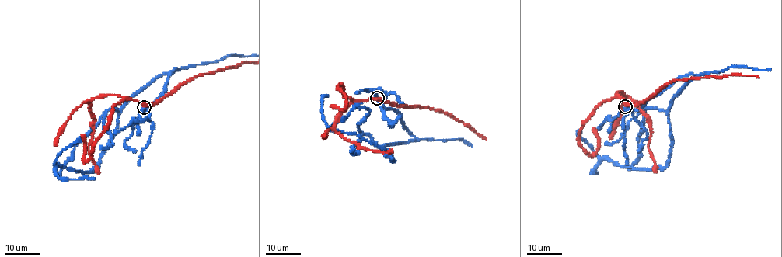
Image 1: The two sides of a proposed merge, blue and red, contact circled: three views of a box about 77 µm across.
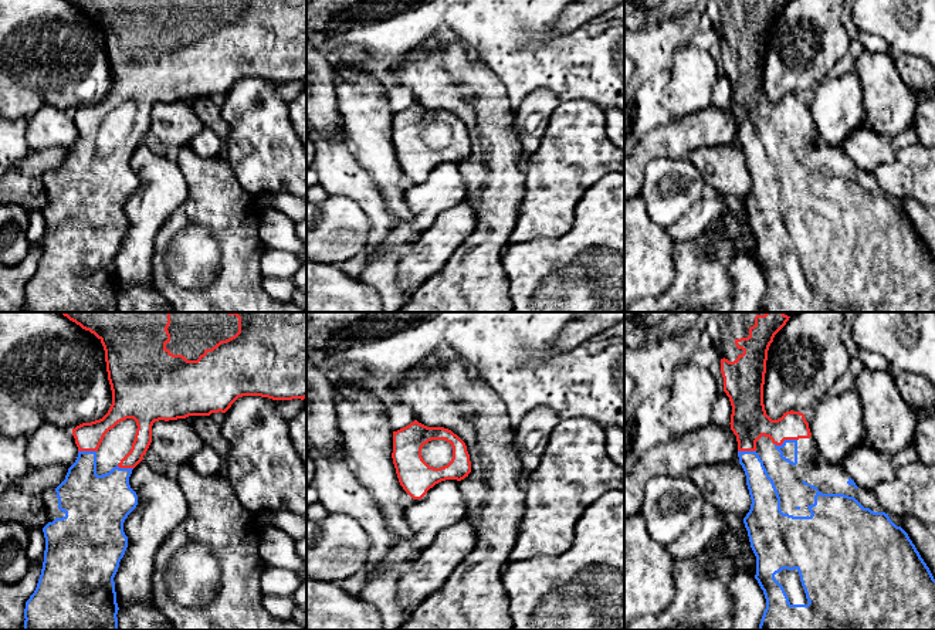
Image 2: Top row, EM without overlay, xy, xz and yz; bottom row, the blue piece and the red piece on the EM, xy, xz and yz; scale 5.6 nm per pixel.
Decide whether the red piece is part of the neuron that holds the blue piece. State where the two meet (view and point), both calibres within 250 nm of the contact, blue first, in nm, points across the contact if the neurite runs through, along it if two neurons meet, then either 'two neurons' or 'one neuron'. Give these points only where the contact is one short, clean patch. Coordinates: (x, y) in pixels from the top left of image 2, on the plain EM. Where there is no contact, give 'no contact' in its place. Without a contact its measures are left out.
yz (785, 122) | 100/220 nm | two neurons

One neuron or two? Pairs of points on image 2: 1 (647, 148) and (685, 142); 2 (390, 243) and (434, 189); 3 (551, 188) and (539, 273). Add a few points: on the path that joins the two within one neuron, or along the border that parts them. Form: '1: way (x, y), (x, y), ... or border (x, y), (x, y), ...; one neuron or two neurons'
1: way (657, 144), (676, 142); one neuron
2: way (405, 230), (423, 212), (424, 203); one neuron
3: border (573, 222), (558, 236), (534, 237), (511, 244); two neurons

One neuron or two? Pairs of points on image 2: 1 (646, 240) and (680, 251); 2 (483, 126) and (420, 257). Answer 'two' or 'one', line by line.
1: two
2: two

